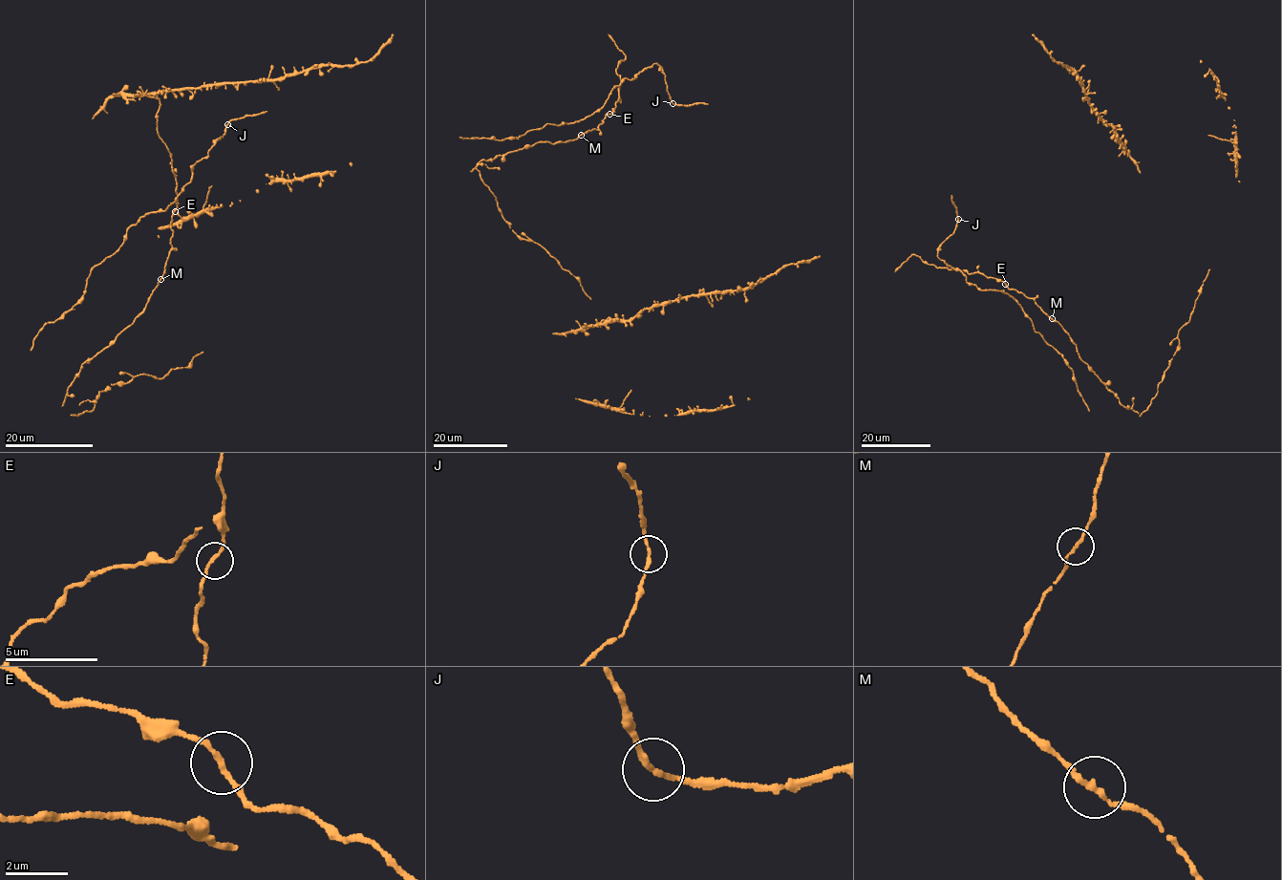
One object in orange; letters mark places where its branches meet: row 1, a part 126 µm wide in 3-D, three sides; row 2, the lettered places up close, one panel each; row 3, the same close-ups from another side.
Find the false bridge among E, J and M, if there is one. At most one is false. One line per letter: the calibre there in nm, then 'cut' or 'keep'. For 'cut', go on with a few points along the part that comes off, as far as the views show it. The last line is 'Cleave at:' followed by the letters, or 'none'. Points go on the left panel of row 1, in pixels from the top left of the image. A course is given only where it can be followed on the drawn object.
E: 170 nm thick; keep
J: 170 nm thick; keep
M: 160 nm thick; keep
Cleave at: none

